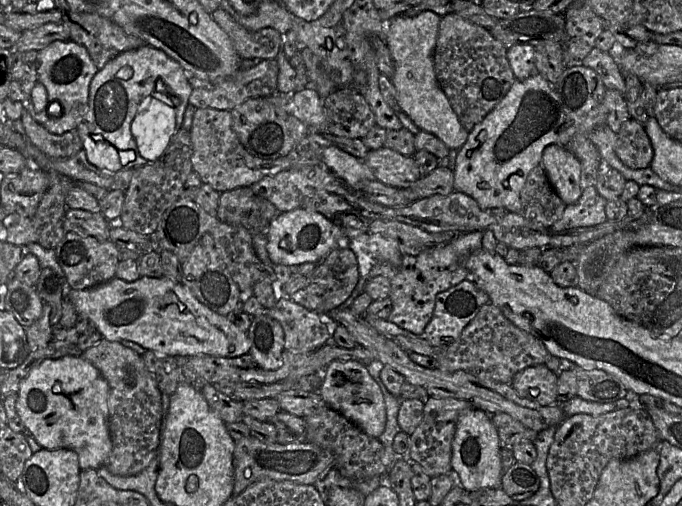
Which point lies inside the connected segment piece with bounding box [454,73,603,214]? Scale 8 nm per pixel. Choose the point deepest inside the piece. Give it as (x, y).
(492, 166)

